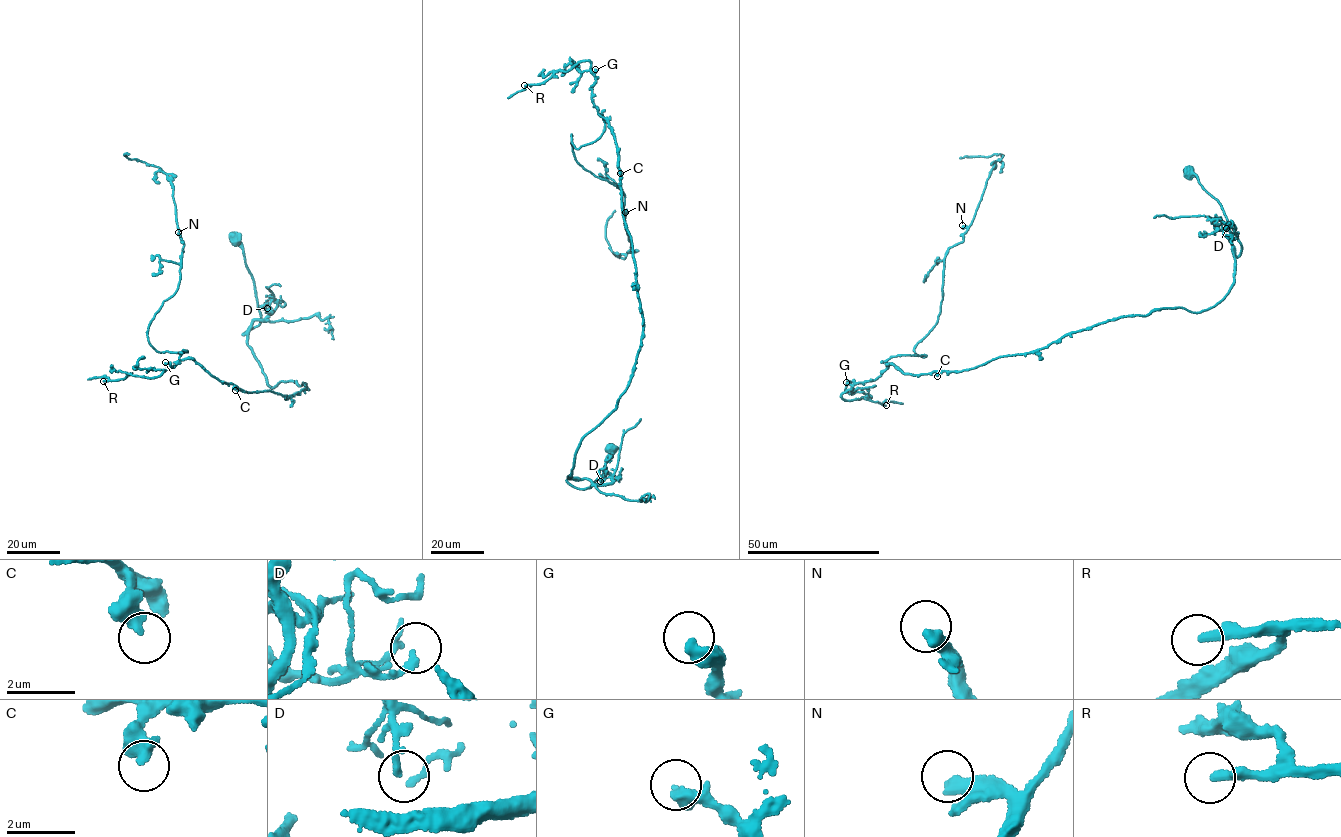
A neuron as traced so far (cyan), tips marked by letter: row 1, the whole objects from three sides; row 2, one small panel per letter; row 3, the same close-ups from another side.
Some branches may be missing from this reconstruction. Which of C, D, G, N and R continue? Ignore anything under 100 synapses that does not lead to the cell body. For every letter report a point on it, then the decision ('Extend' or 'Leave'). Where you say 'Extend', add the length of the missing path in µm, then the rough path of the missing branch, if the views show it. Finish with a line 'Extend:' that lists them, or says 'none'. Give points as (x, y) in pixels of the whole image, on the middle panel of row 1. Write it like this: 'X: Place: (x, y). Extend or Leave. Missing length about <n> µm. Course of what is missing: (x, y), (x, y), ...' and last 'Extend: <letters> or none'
C: Place: (620, 173). Leave
D: Place: (600, 481). Leave
G: Place: (595, 69). Leave
N: Place: (625, 212). Leave
R: Place: (524, 85). Extend. Missing length about 60 µm. Course of what is missing: (524, 85), (456, 118), (434, 114), (434, 120), (443, 128), (442, 135)
Extend: R

